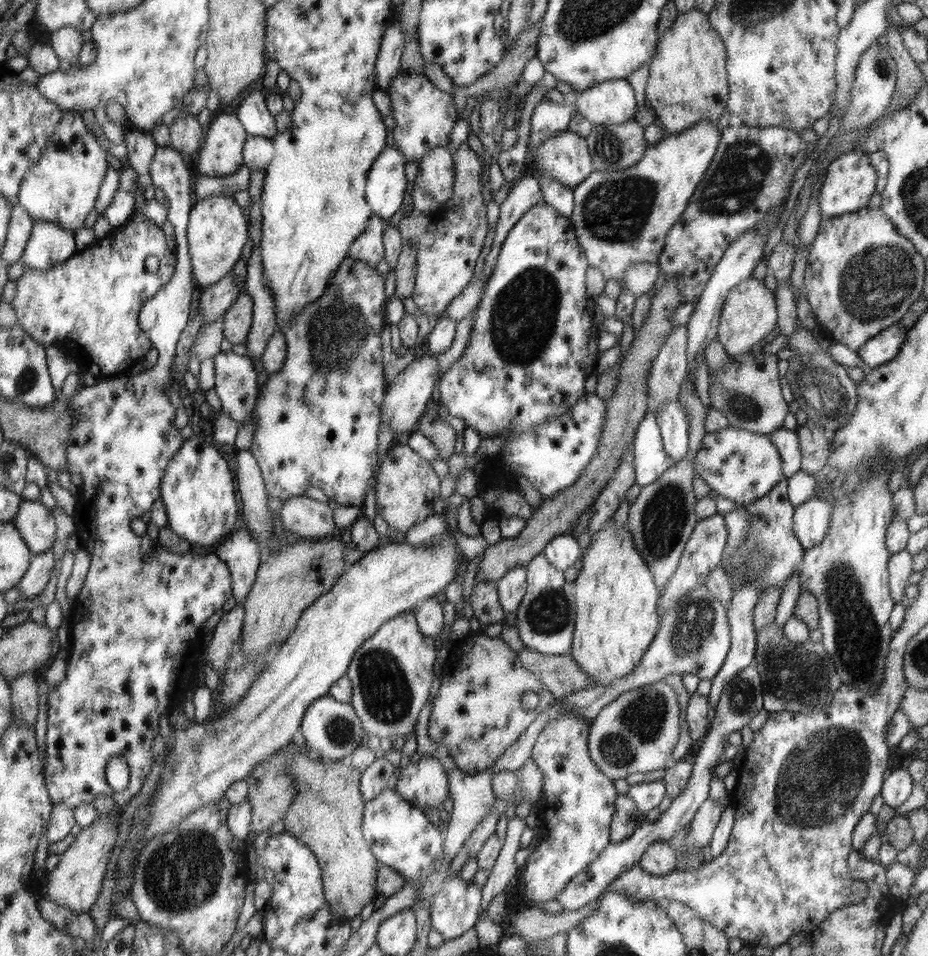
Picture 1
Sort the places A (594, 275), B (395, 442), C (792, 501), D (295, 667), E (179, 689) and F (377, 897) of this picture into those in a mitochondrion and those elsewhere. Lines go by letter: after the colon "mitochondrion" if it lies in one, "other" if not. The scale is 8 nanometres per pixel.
A: other
B: other
C: other
D: other
E: other
F: other

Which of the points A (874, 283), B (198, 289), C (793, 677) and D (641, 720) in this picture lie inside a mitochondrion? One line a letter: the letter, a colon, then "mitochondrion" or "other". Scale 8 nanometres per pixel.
A: mitochondrion
B: other
C: mitochondrion
D: mitochondrion

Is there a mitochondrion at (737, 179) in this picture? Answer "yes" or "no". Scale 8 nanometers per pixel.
yes

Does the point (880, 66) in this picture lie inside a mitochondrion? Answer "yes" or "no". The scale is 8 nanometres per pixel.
yes

